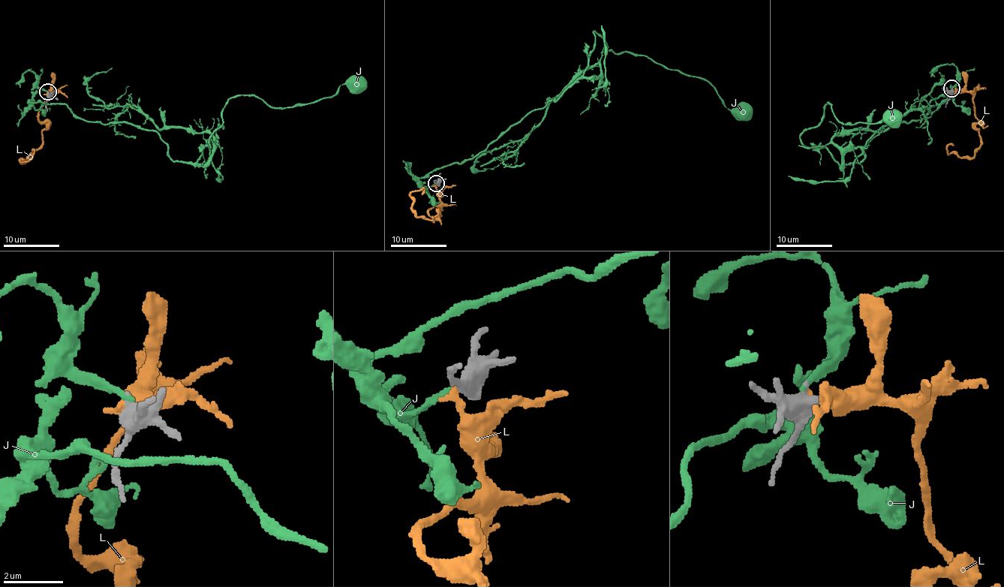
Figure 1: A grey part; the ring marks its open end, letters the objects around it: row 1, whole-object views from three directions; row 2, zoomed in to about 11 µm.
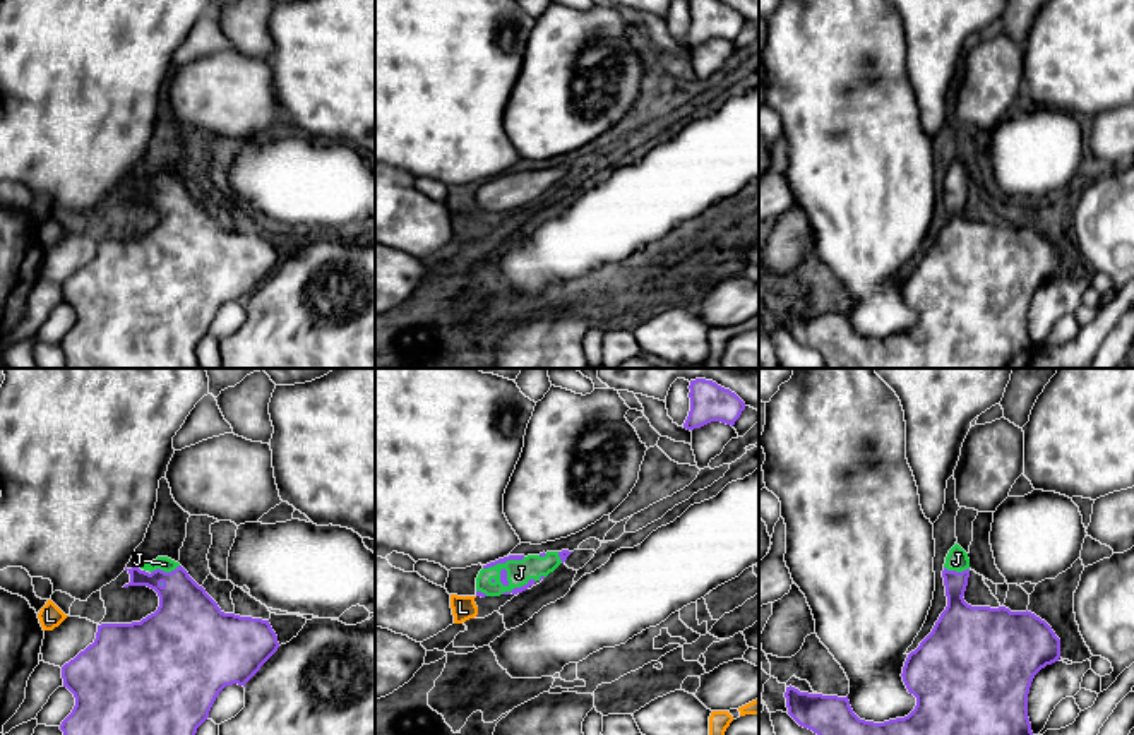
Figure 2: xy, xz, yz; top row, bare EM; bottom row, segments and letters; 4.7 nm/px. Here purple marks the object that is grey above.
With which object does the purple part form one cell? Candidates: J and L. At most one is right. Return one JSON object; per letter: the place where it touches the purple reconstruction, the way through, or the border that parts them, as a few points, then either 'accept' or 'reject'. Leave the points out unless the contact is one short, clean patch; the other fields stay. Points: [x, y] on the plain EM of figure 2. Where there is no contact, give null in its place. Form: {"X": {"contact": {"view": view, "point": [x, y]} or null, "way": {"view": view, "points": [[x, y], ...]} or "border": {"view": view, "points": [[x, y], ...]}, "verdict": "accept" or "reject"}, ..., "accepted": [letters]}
{"J": {"contact": {"view": "xz", "point": [504, 179]}, "verdict": "accept"}, "L": {"contact": null, "verdict": "reject"}, "accepted": ["J"]}

